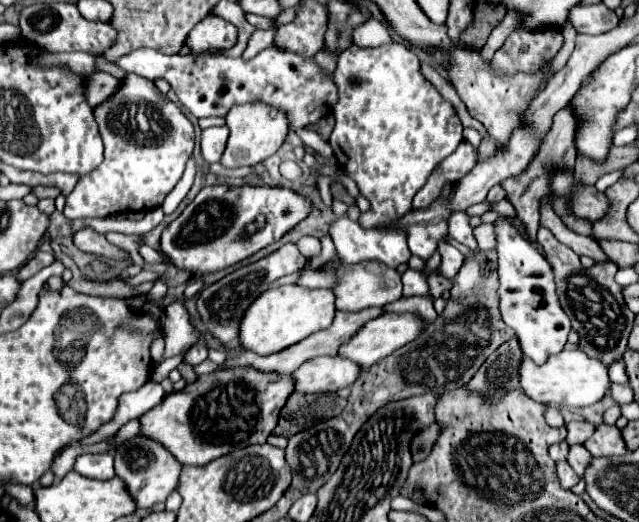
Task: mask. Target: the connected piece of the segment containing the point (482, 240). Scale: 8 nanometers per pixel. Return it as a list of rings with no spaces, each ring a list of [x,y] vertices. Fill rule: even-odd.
[[[492,224],[474,226],[474,238],[478,240],[478,248],[494,248],[496,246],[496,236],[494,236]]]

